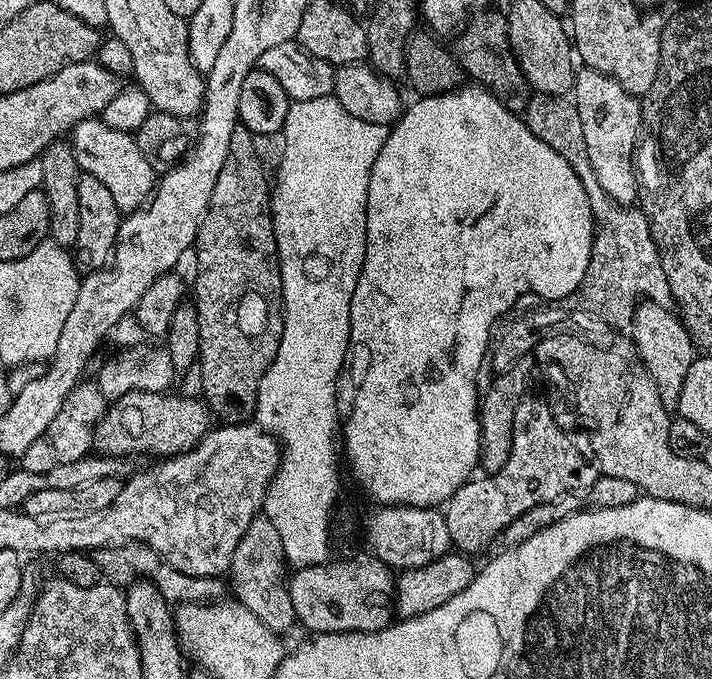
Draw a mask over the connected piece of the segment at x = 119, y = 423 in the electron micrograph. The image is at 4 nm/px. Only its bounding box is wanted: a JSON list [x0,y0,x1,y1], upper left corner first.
[95,391,214,458]

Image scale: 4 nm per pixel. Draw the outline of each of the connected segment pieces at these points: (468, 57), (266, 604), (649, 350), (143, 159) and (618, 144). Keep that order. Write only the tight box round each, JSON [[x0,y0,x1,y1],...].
[[454,11,534,114],[228,514,296,634],[630,299,694,410],[70,118,158,213],[571,68,642,205]]

